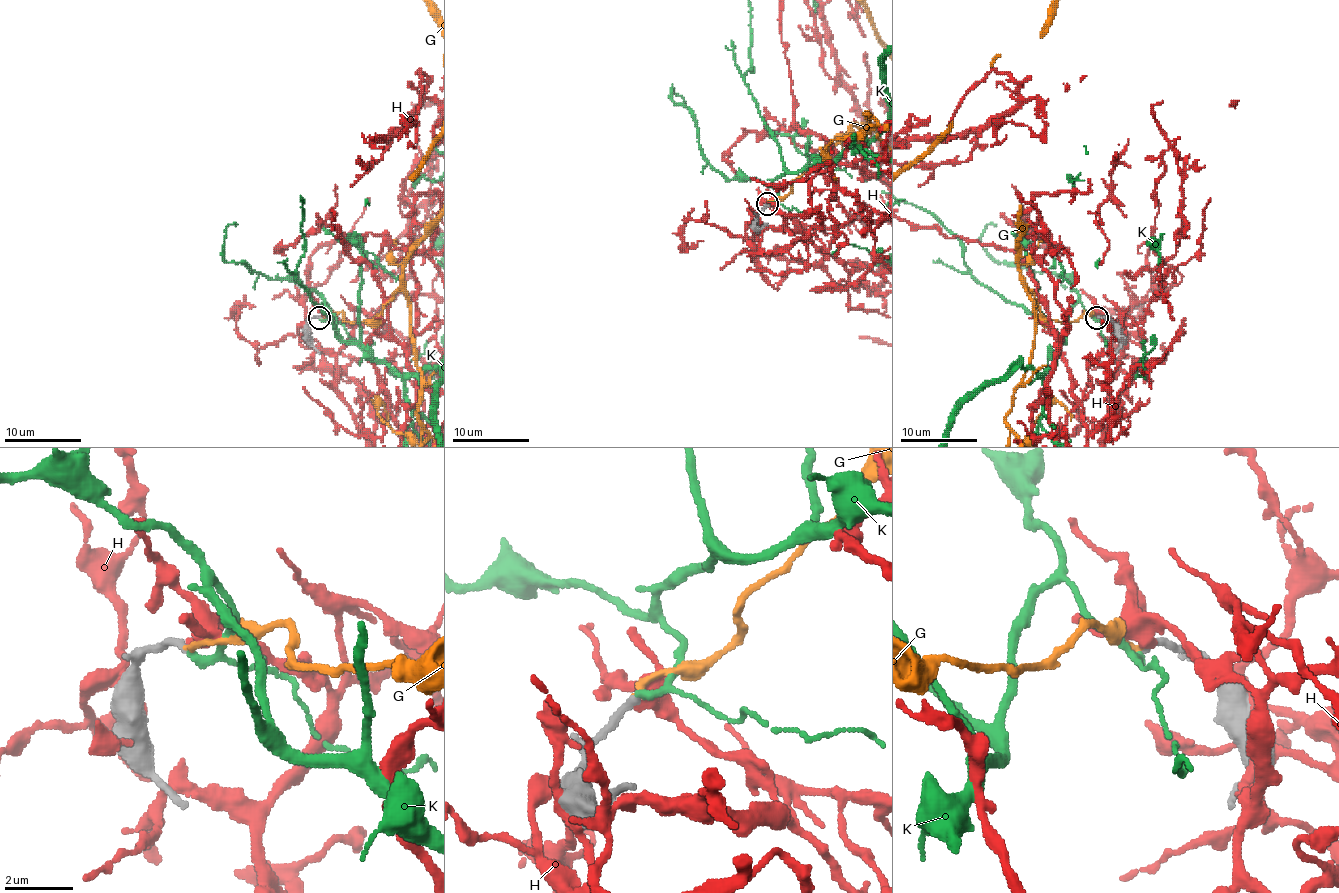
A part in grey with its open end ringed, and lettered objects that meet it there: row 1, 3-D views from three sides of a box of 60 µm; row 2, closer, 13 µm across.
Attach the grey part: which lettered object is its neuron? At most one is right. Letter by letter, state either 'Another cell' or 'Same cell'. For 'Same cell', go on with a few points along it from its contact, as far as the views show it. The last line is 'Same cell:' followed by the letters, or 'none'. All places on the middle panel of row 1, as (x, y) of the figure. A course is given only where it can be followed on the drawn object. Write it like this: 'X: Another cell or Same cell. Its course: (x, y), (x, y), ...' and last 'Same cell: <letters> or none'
G: Same cell
H: Another cell
K: Another cell
Same cell: G

